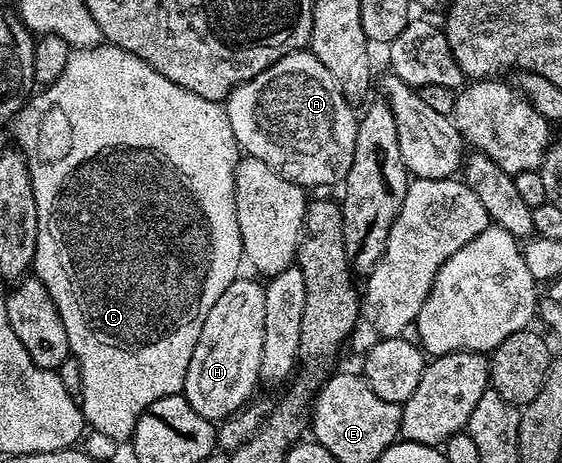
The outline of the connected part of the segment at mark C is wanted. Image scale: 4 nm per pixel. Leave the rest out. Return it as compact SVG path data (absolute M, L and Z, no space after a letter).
M102 42L95 48L78 48L70 51L67 58L67 70L63 70L63 74L59 74L56 82L42 87L40 91L30 95L29 99L25 101L25 105L21 107L21 112L25 116L25 145L19 149L25 155L25 161L29 167L31 186L35 190L37 217L39 218L37 249L35 250L32 271L37 279L43 282L43 286L47 286L47 294L51 294L51 298L59 310L63 330L67 330L67 342L71 356L78 360L82 370L79 403L81 413L85 416L86 425L90 429L94 428L99 435L106 436L109 440L128 441L135 430L135 422L139 422L139 414L143 414L143 410L147 410L147 406L151 406L151 402L155 402L159 398L178 395L184 389L187 366L191 362L191 354L195 354L195 342L199 342L199 334L203 334L203 322L207 322L207 314L211 310L211 306L215 306L215 302L219 302L219 294L223 294L223 290L227 290L227 286L231 286L231 282L238 279L240 272L237 271L240 270L241 264L243 265L243 253L241 251L241 235L239 234L239 218L235 214L235 170L239 159L237 140L233 137L231 122L227 118L224 103L199 98L199 94L191 94L191 90L183 90L183 86L175 86L175 82L171 82L171 78L163 78L163 74L159 74L159 70L147 66L147 62L143 62L143 58L135 58L135 54L124 52L122 48L116 48L114 44L108 42Z

